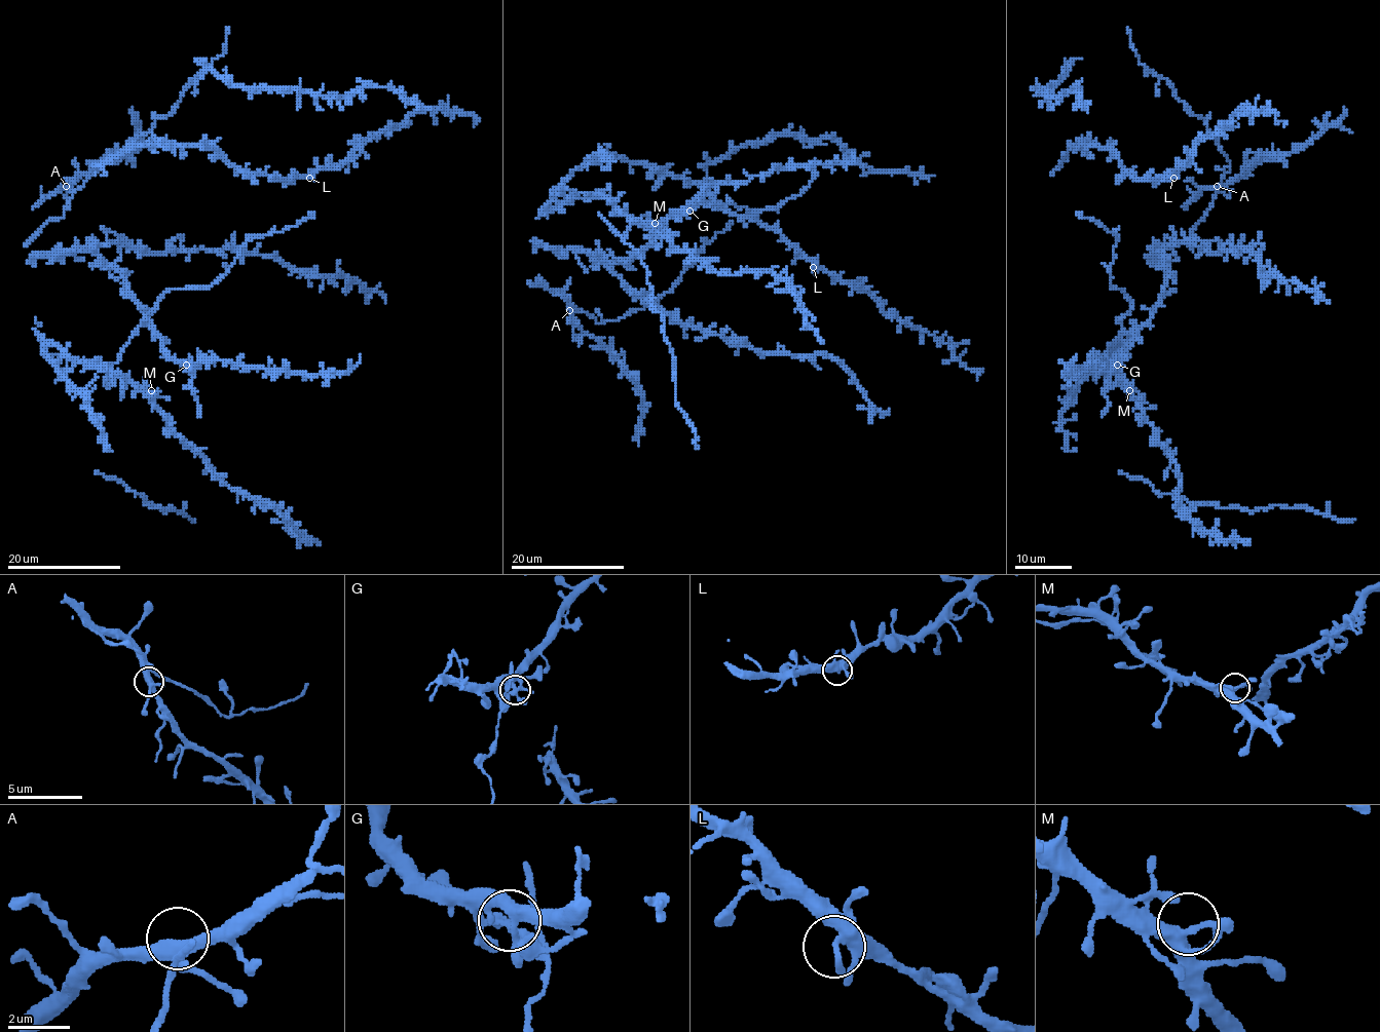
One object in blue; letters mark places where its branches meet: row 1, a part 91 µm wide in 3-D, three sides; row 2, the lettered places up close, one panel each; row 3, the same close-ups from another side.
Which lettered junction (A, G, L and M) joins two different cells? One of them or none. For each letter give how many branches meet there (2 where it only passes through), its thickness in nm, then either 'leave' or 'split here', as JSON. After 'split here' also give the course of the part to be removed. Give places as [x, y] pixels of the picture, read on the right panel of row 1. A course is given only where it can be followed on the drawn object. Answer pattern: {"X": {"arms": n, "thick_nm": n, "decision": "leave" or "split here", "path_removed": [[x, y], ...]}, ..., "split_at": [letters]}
{"A": {"arms": 4, "thick_nm": 360, "decision": "leave"}, "G": {"arms": 4, "thick_nm": 220, "decision": "split here", "path_removed": [[1117, 365], [1110, 387], [1104, 393], [1108, 409], [1101, 416]]}, "L": {"arms": 4, "thick_nm": 320, "decision": "leave"}, "M": {"arms": 4, "thick_nm": 280, "decision": "leave"}, "split_at": ["G"]}

